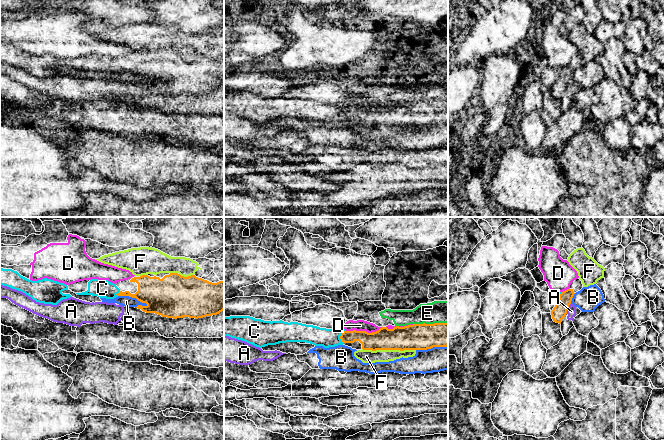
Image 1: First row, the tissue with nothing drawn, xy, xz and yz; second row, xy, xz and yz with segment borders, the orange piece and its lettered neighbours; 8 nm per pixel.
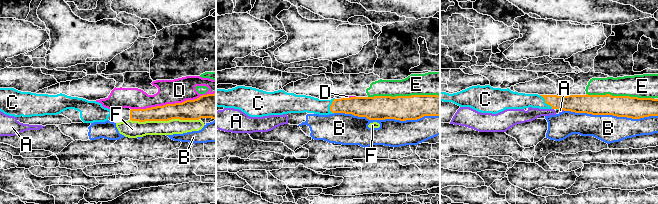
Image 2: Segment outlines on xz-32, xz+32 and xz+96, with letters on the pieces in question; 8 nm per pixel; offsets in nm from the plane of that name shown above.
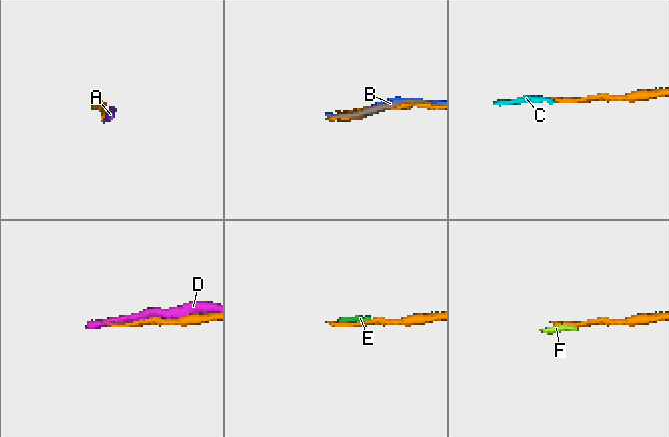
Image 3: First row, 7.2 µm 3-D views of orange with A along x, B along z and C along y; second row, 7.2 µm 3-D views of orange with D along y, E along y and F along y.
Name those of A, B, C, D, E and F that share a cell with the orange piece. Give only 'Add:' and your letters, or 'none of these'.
Add: C

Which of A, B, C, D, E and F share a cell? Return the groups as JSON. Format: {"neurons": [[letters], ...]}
{"neurons": [["A"], ["B"], ["C"], ["D"], ["E"], ["F"]]}

